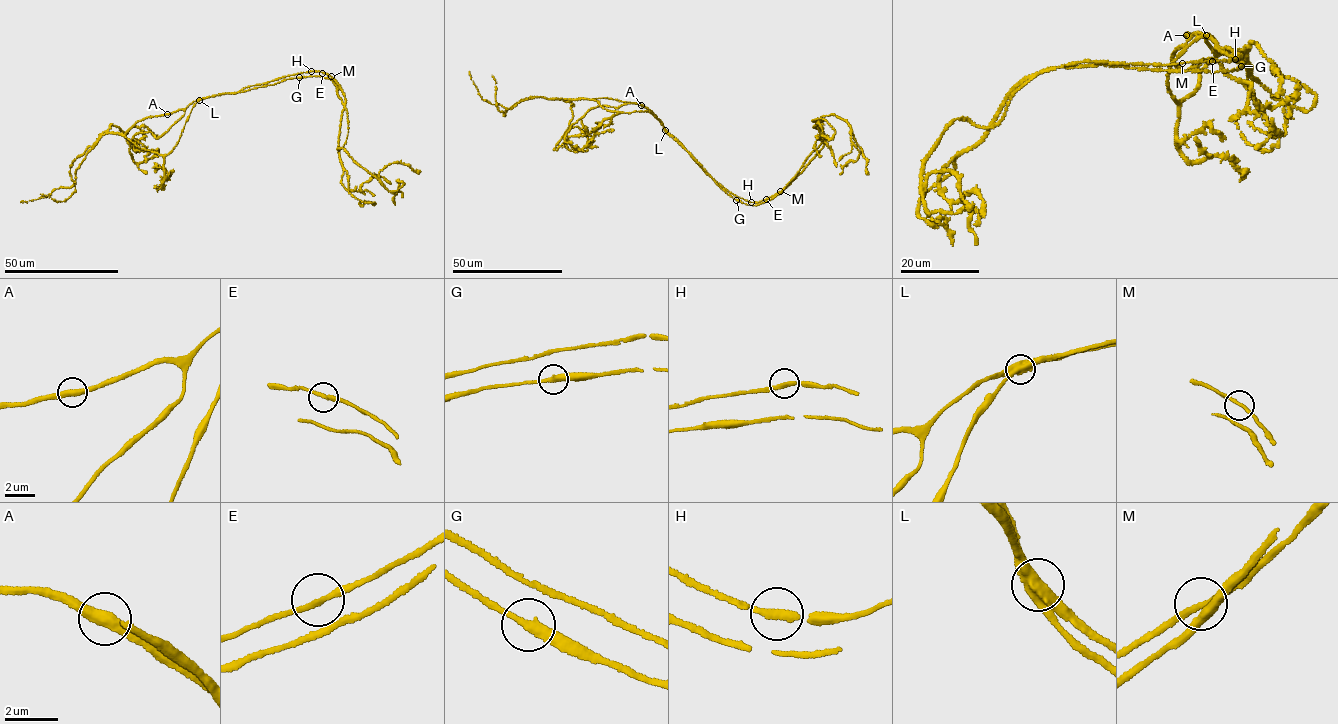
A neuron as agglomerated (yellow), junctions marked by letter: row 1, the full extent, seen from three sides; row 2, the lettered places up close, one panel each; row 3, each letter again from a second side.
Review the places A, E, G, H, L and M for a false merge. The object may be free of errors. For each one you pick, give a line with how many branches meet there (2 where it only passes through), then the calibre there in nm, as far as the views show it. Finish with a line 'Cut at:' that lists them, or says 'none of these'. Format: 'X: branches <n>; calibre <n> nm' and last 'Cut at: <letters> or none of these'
L: branches 2; calibre 600 nm
Cut at: L

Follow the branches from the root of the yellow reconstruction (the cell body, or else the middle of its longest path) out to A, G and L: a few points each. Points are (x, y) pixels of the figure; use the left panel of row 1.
A: (282, 78), (238, 92), (203, 98), (167, 114)
G: (282, 78), (238, 92), (299, 77)
L: (282, 78), (238, 92), (200, 100)

